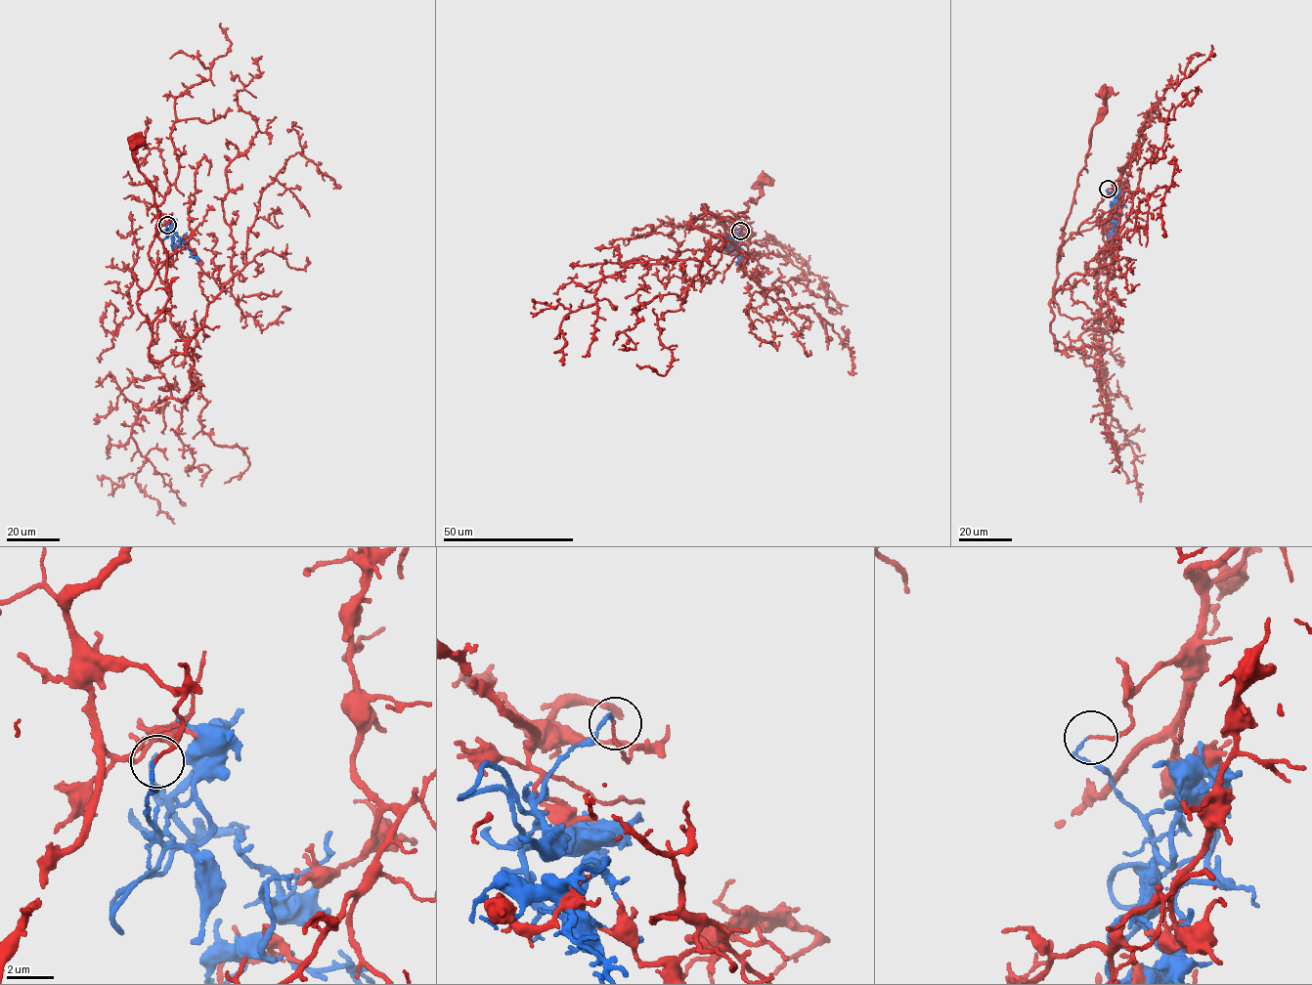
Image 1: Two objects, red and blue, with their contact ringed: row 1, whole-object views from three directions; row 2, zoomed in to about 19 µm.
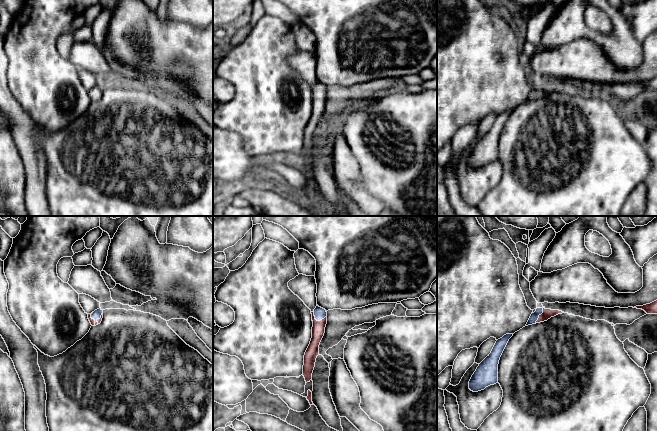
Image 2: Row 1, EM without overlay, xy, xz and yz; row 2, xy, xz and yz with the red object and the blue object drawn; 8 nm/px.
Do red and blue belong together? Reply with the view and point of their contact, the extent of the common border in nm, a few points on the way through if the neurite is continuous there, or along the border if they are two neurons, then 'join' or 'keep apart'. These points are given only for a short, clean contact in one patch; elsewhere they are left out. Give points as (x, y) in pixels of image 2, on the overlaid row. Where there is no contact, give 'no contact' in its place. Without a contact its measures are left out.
contact xz (316, 320); length 120 nm; keep apart

